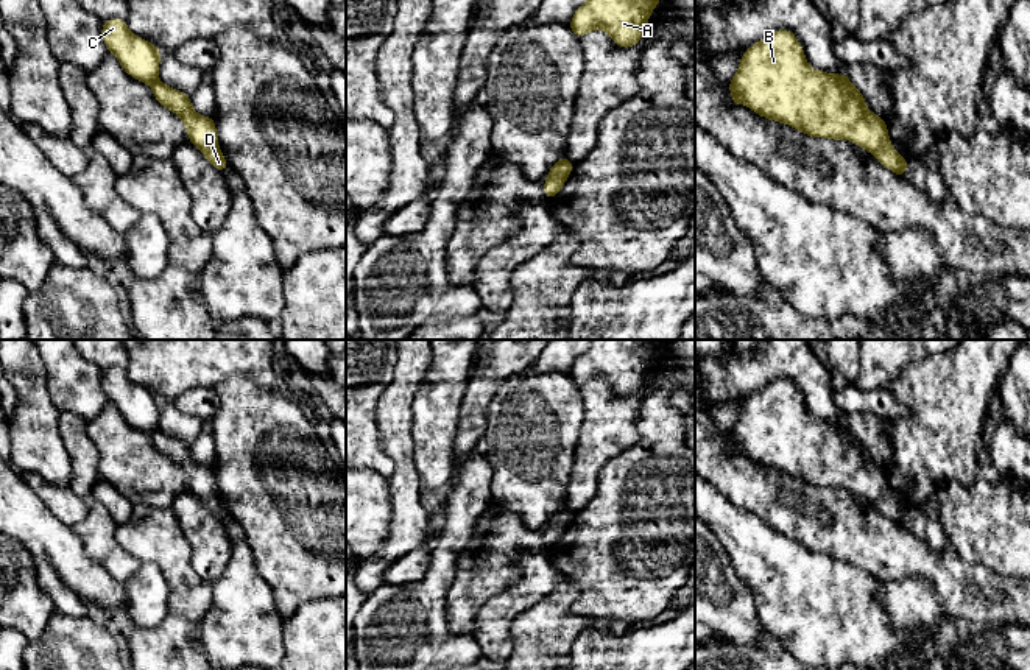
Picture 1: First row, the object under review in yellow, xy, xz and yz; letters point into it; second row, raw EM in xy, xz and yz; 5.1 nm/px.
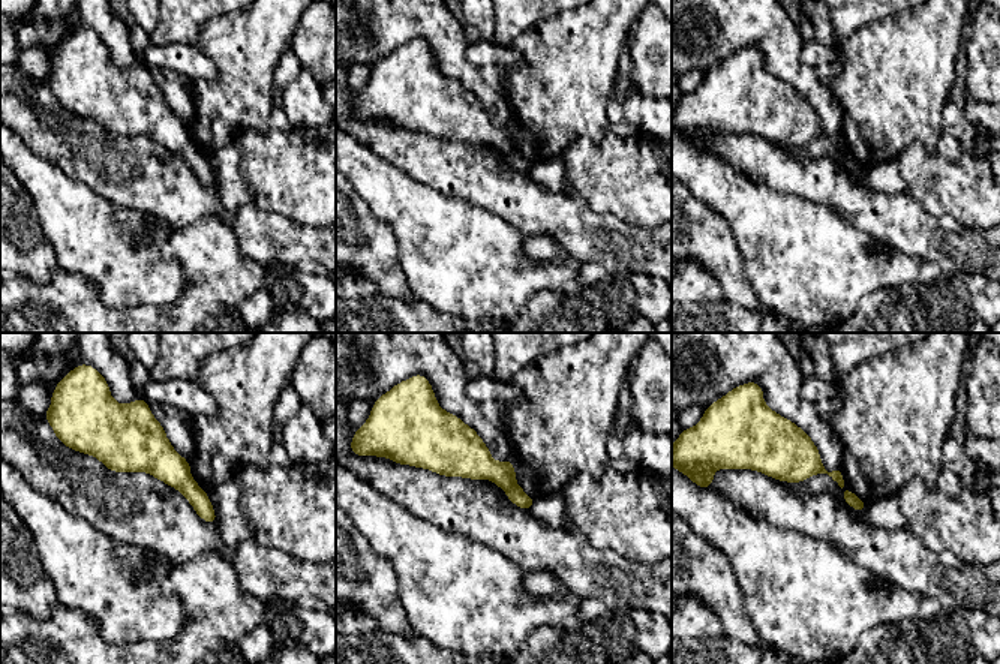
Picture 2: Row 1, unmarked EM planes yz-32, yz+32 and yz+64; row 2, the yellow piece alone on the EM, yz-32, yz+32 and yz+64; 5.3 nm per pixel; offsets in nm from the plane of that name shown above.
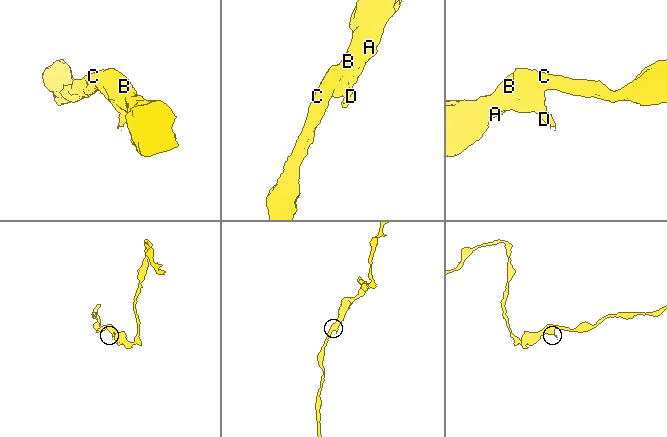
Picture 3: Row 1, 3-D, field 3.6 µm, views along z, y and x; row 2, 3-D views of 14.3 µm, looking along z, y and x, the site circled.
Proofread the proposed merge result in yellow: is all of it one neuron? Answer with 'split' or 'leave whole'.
split

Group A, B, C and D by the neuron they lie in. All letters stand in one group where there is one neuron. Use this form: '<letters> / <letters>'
A B C / D

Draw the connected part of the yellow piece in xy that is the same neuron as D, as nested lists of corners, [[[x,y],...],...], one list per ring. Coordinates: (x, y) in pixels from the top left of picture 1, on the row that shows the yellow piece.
[[[220,148],[206,150],[203,154],[217,170],[228,171],[226,157]]]

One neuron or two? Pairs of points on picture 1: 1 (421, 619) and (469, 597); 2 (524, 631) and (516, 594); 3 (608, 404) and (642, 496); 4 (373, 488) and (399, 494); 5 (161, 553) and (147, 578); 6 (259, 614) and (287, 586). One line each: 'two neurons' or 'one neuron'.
1: two neurons
2: two neurons
3: two neurons
4: two neurons
5: two neurons
6: two neurons

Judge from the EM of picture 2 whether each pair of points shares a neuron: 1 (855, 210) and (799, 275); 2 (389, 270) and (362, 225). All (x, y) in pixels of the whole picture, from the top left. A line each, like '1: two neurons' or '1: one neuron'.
1: two neurons
2: one neuron

